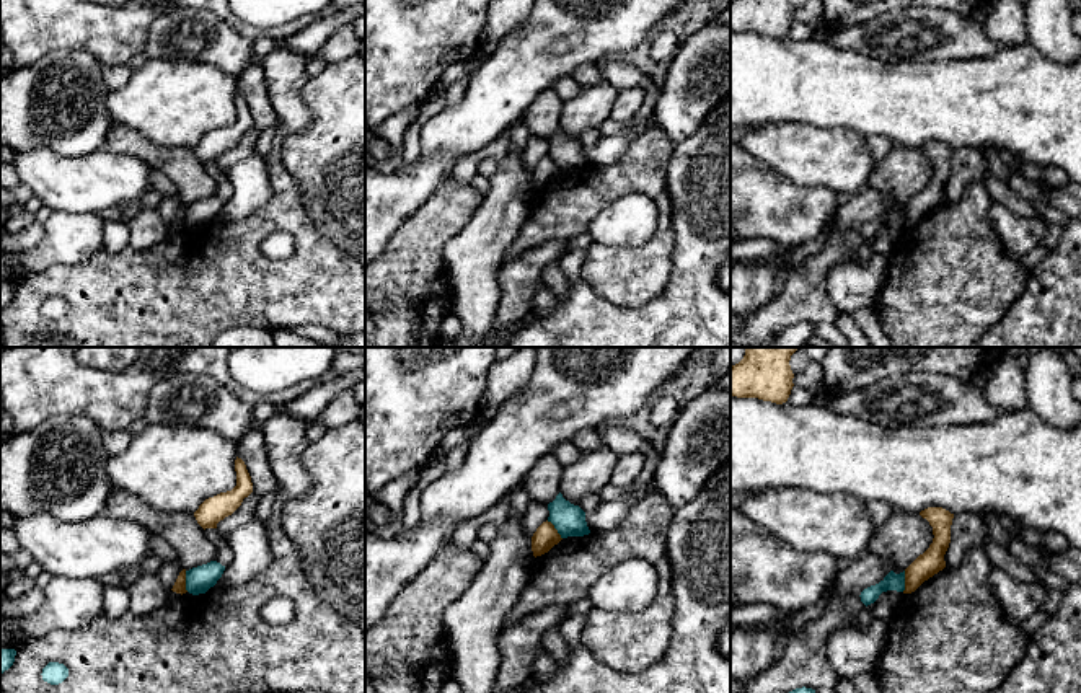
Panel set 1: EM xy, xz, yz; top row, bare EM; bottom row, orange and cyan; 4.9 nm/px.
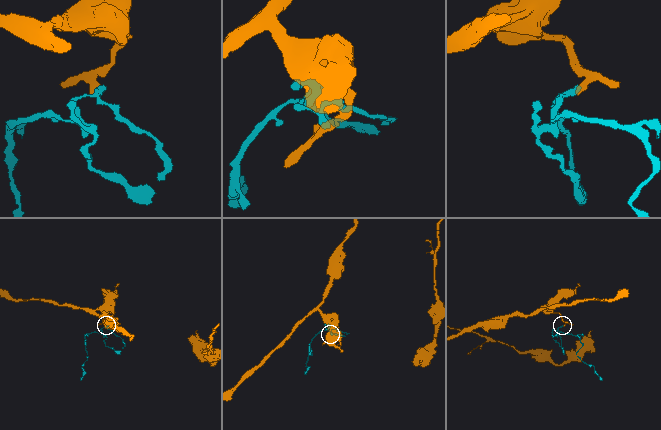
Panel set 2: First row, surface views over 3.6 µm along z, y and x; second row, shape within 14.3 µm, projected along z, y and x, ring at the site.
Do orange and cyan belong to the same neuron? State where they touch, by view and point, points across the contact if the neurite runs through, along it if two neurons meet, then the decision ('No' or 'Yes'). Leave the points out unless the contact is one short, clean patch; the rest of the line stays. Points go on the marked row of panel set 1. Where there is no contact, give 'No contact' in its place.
Touches orange at xy (185, 581). Boundary: xy (185, 571), (185, 587), (188, 591). No

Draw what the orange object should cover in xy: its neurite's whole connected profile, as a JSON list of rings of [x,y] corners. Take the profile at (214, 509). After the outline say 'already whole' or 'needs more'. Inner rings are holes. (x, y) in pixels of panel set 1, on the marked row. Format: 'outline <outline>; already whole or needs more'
outline [[[241,458],[235,460],[236,486],[232,491],[220,492],[214,497],[205,499],[194,512],[197,523],[205,528],[217,528],[217,523],[225,517],[232,515],[253,492],[251,476]]]; already whole

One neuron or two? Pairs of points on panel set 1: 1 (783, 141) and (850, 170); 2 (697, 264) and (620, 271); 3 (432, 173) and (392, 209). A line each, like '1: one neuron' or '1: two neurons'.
1: one neuron
2: two neurons
3: one neuron

